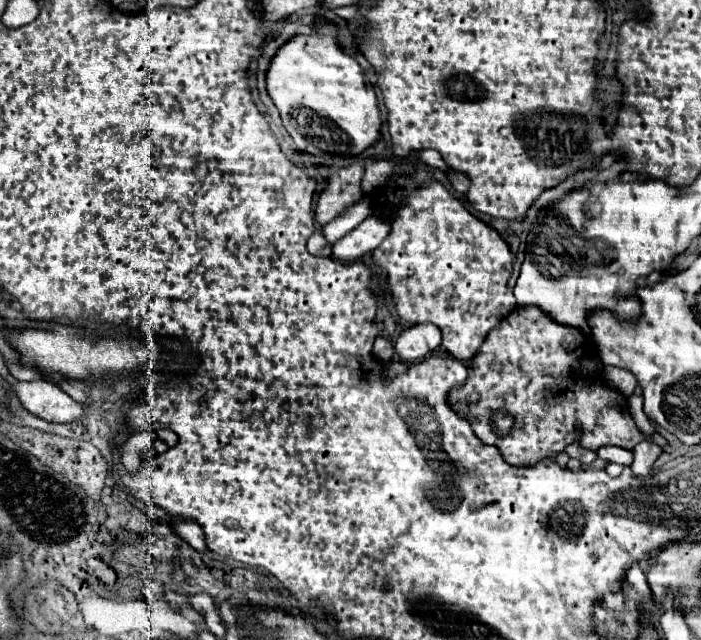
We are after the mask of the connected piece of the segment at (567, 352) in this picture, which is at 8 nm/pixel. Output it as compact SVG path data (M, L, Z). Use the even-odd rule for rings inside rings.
M517 306L487 334L483 346L471 358L473 376L469 374L463 386L453 388L447 402L451 402L451 408L461 414L461 418L471 422L473 432L483 444L499 446L509 464L531 464L563 452L563 448L575 440L575 424L583 426L581 446L589 450L599 450L607 444L633 450L633 446L643 440L665 448L667 440L661 434L643 436L629 414L627 398L619 390L609 388L601 372L577 372L581 360L595 356L595 352L597 348L591 336L573 326L555 322L535 306ZM499 406L515 416L515 426L507 438L499 438L489 428L491 410Z

